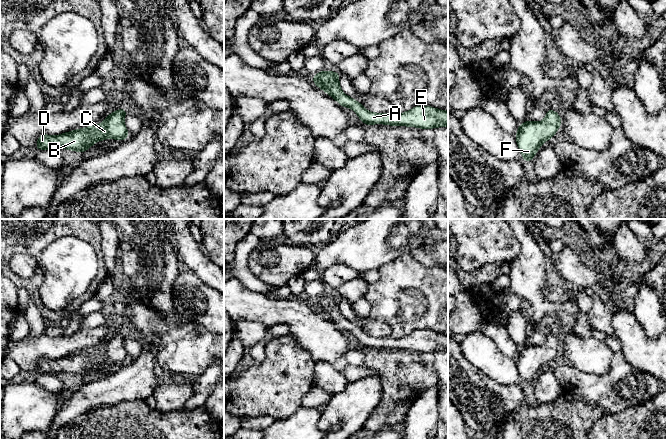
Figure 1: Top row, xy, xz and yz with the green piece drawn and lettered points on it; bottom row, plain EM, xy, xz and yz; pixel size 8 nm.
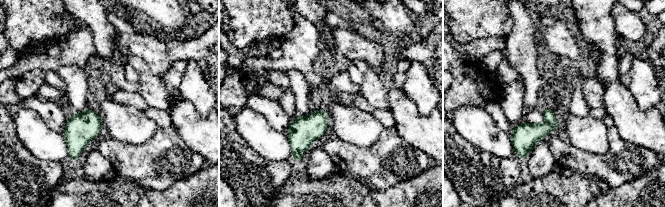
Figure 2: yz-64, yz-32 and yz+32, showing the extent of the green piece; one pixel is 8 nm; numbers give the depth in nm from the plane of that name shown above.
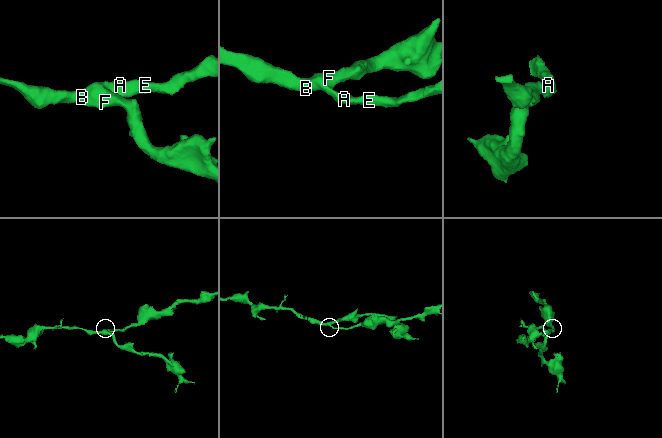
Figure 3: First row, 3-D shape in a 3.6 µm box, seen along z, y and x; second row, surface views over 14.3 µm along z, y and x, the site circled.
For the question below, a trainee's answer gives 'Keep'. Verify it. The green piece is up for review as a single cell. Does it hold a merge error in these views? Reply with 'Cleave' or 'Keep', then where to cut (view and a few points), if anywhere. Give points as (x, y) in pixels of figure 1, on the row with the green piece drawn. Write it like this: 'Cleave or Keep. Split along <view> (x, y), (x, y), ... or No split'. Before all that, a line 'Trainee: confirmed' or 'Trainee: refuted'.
Trainee: confirmed
Keep. No split

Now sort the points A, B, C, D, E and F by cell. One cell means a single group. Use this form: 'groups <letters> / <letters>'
groups A B C D E F

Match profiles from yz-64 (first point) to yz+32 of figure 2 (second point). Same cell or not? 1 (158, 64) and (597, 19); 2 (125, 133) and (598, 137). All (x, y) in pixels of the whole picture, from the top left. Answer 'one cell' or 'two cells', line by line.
1: two cells
2: one cell

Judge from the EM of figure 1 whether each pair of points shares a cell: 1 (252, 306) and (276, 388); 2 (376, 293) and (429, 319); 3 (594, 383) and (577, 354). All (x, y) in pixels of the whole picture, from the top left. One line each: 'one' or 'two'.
1: two
2: one
3: two

